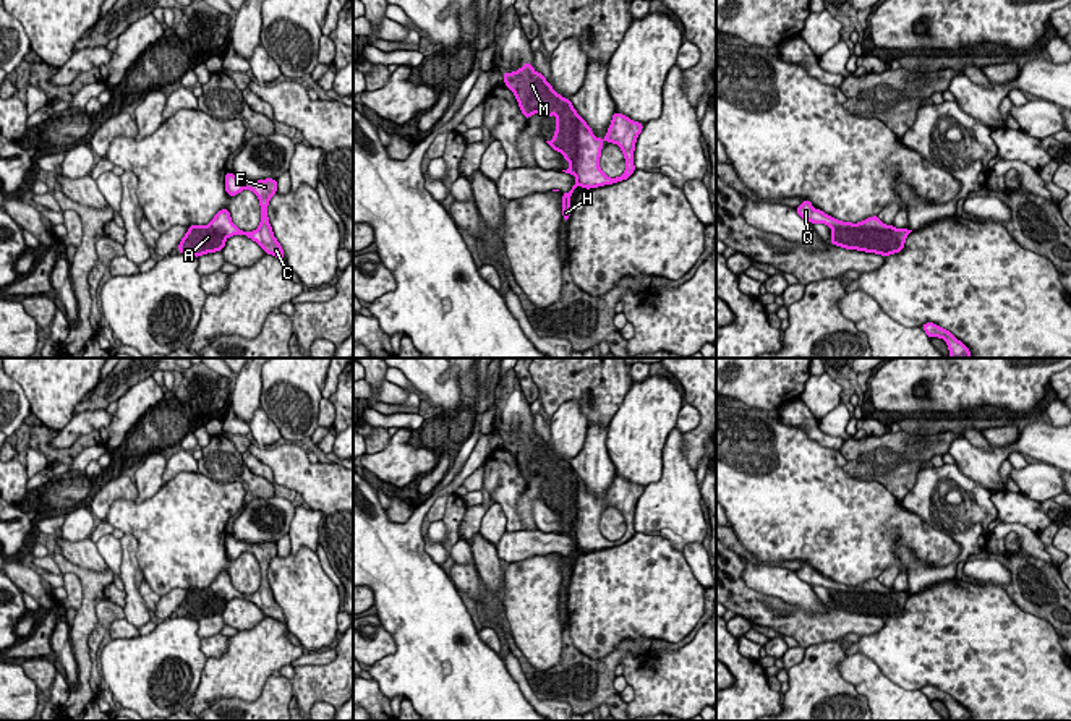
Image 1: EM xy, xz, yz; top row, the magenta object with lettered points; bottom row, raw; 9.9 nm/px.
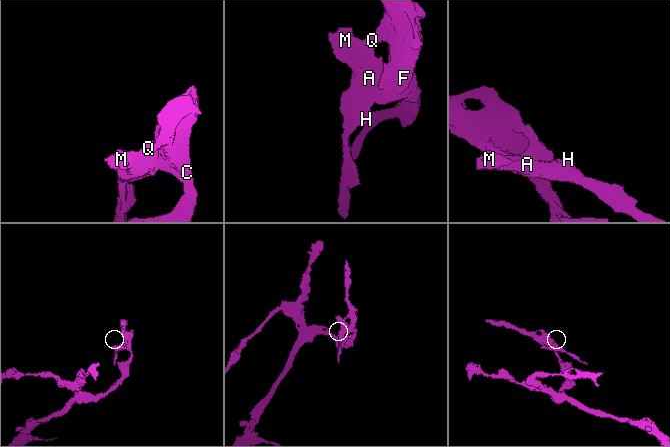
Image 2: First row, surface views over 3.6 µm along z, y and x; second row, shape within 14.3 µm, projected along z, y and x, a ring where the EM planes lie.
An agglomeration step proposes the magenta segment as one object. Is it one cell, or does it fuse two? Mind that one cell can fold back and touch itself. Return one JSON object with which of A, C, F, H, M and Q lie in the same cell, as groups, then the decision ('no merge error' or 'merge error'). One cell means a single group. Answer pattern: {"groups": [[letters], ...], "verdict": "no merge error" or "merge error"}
{"groups": [["A", "H", "M"], ["C", "F", "Q"]], "verdict": "merge error"}

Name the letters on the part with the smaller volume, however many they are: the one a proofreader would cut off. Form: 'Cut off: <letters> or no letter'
Cut off: A, H, M

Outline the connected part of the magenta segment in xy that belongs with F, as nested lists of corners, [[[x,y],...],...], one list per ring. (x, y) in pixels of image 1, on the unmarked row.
[[[227,535],[225,536],[225,554],[227,554],[227,557],[237,559],[243,552],[251,552],[259,562],[261,585],[259,585],[258,591],[253,595],[240,593],[232,585],[230,575],[225,570],[220,572],[214,578],[214,582],[211,583],[211,590],[219,598],[222,598],[225,603],[233,599],[233,598],[245,598],[245,599],[251,601],[253,604],[256,604],[264,612],[264,616],[284,622],[285,621],[284,612],[282,612],[280,606],[277,604],[277,601],[274,599],[274,595],[272,595],[272,590],[271,590],[269,580],[267,580],[269,564],[277,556],[277,543],[266,541],[266,543],[251,544],[246,541],[238,541],[232,535]]]

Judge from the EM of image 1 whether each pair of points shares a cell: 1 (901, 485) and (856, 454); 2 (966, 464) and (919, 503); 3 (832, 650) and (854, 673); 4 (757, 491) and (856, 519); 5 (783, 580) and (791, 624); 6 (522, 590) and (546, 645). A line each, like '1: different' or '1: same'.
1: same
2: different
3: different
4: same
5: different
6: same

